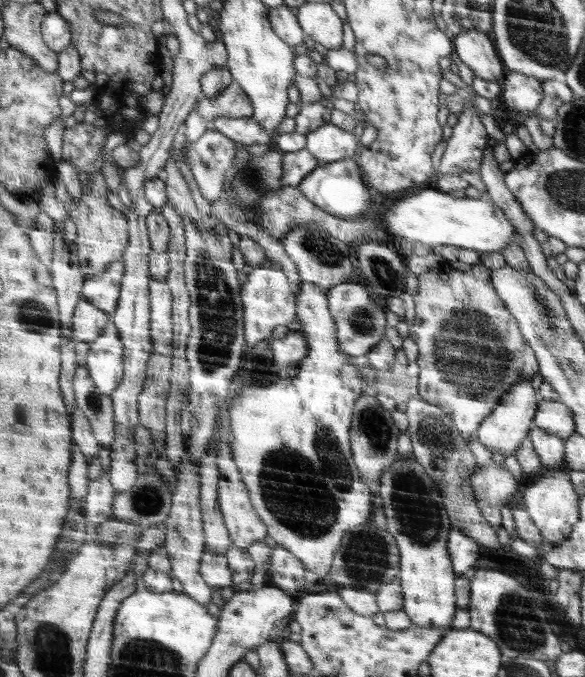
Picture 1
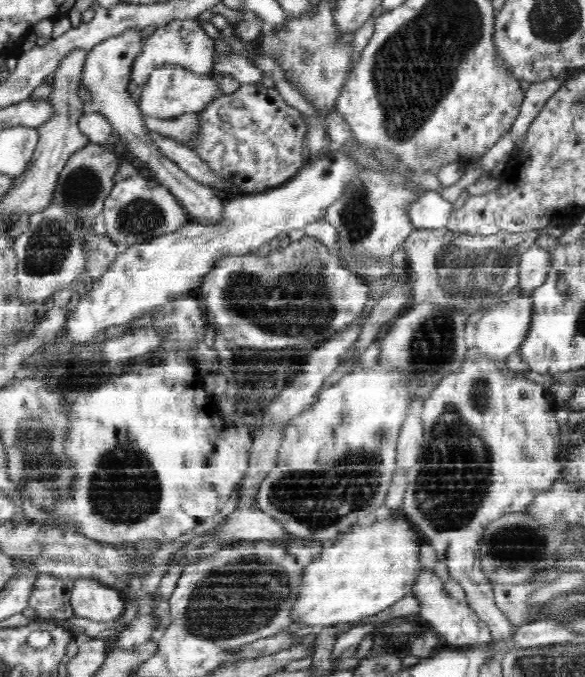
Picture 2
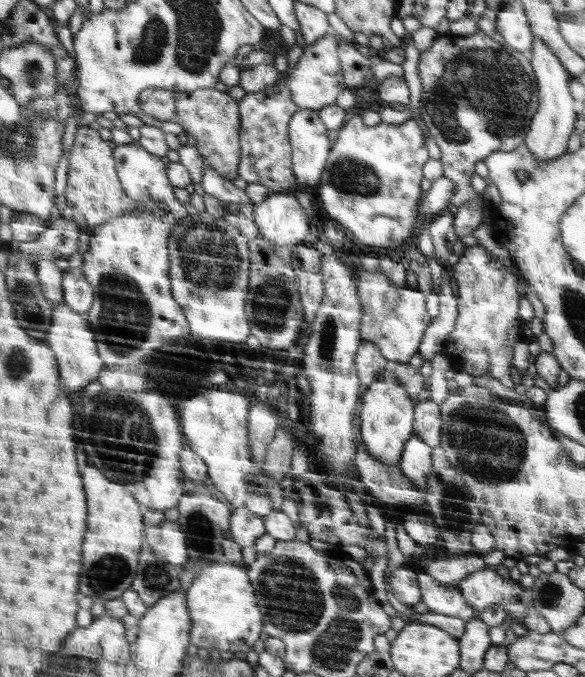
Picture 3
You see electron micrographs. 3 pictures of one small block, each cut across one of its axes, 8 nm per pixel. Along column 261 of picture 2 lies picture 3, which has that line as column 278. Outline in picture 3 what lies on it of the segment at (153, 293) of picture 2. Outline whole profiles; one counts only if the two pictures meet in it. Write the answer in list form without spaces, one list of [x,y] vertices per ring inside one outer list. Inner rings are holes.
[[[271,192],[266,200],[254,204],[254,222],[265,240],[278,246],[297,246],[308,236],[308,220],[291,194]]]

